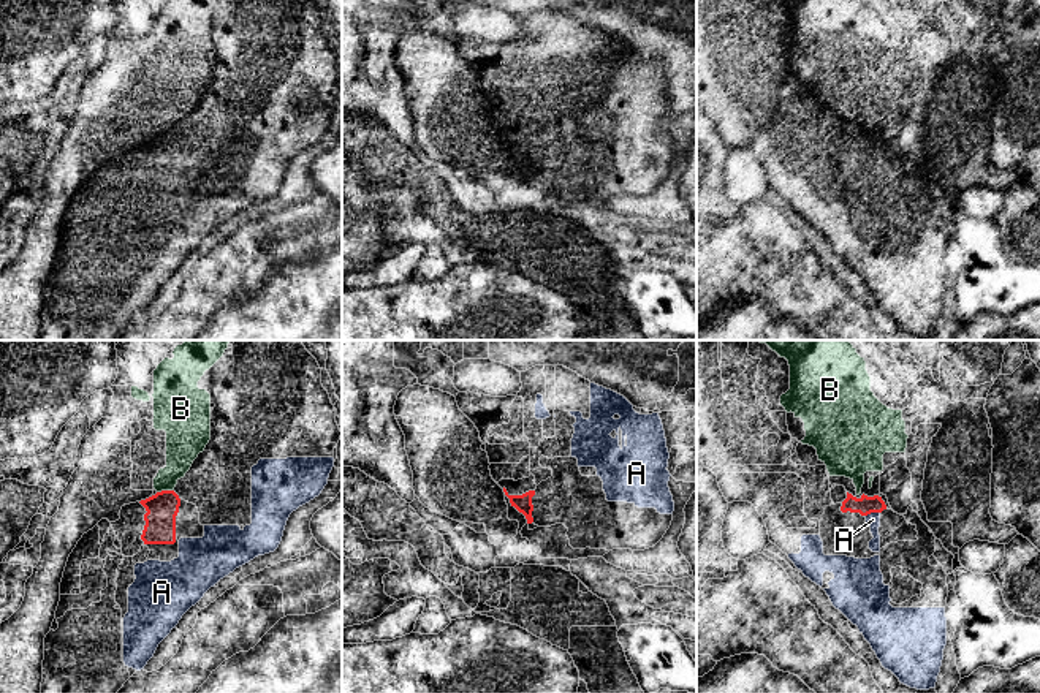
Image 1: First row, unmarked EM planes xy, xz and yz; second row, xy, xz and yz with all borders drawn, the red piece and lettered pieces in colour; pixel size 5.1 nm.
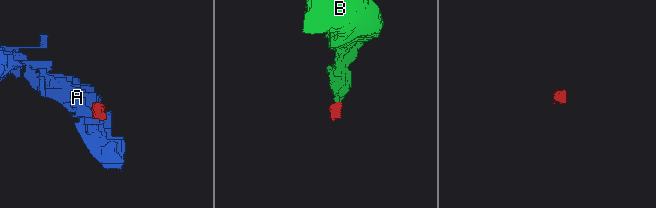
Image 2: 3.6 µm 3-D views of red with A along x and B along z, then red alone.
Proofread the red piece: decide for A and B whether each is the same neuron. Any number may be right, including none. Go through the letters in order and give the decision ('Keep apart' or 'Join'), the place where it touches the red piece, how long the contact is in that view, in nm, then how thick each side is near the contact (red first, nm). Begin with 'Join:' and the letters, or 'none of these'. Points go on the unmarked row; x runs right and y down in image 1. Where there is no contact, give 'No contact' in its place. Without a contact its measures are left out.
Join: A
A: Join. Touches red at yz (871, 157). Shared border 80 nm. Thickness 90 nm (red) against 70 nm
B: Keep apart. Touches red at xy (165, 136). Shared border 90 nm. Thickness 160 nm (red) against 180 nm

